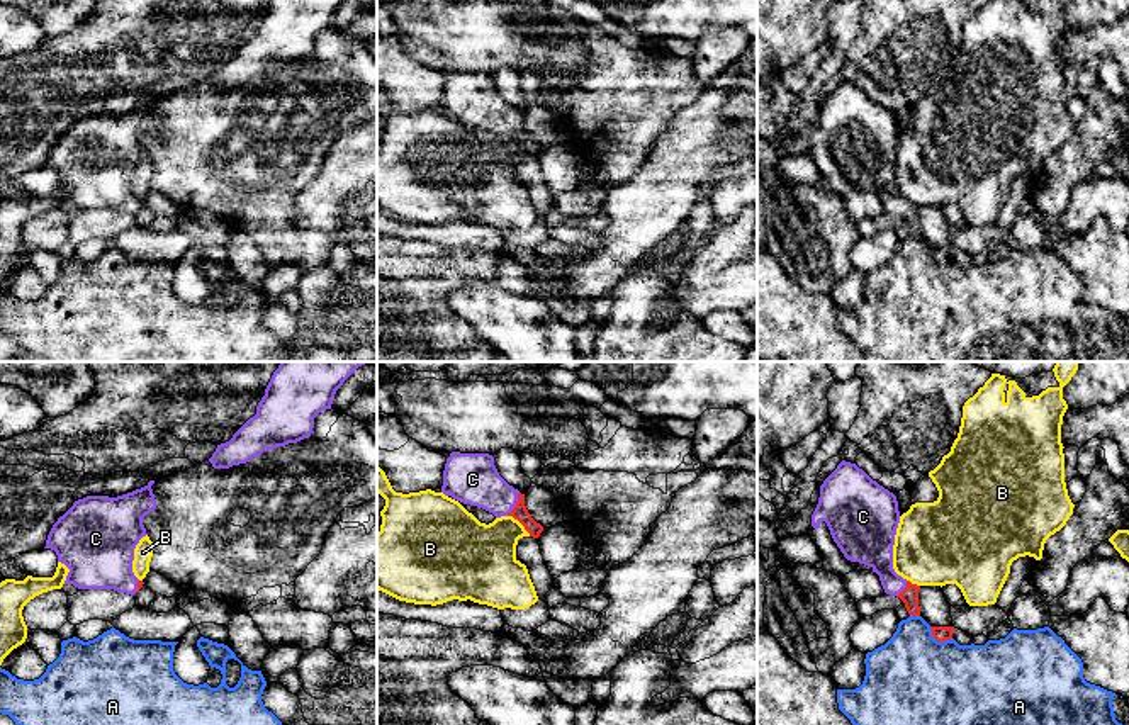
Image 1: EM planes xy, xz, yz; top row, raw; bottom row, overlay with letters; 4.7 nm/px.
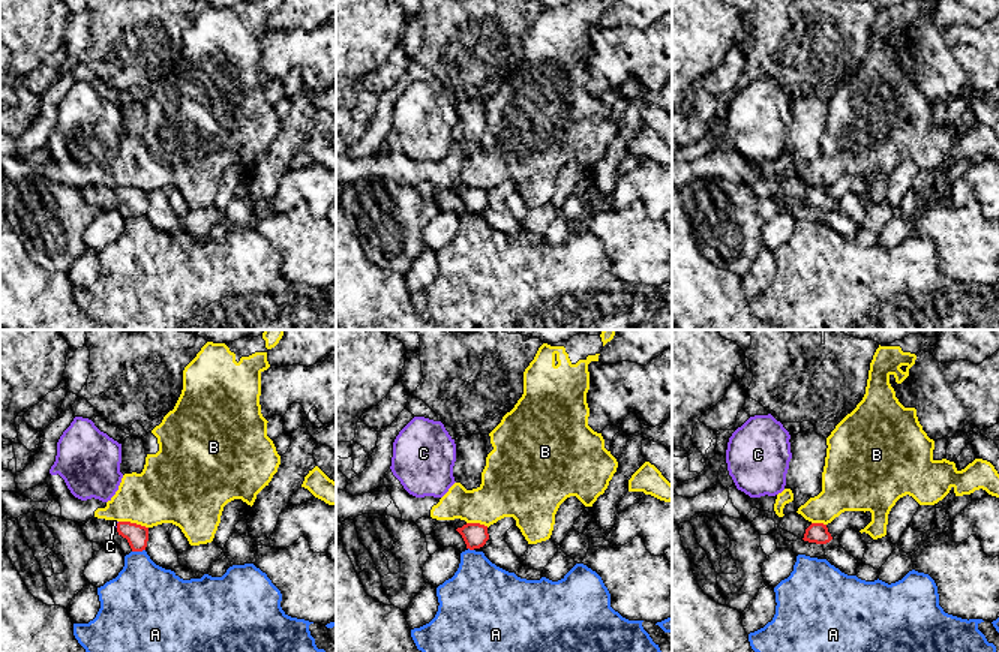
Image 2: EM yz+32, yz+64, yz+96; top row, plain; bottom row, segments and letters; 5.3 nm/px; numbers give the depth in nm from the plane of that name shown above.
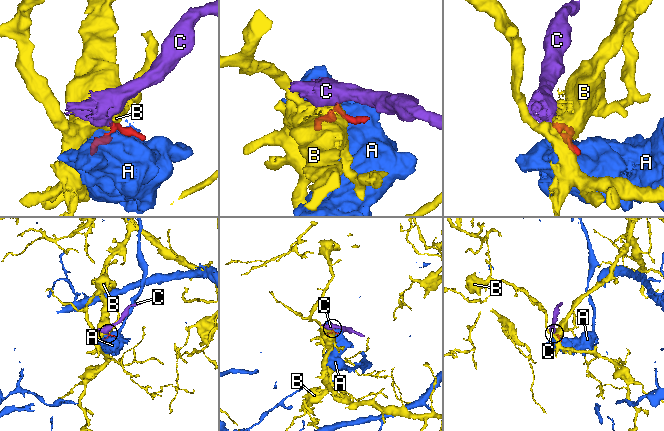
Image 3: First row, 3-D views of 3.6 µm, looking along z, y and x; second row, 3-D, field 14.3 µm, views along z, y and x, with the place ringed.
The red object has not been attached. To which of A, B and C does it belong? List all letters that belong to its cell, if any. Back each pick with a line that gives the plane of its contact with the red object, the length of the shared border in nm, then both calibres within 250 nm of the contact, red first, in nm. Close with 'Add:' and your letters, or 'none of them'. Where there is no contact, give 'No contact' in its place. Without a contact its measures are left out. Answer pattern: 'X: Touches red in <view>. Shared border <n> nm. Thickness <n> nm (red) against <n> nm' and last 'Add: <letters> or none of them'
C: Touches red in xz. Shared border 130 nm. Thickness 70 nm (red) against 240 nm
Add: C

